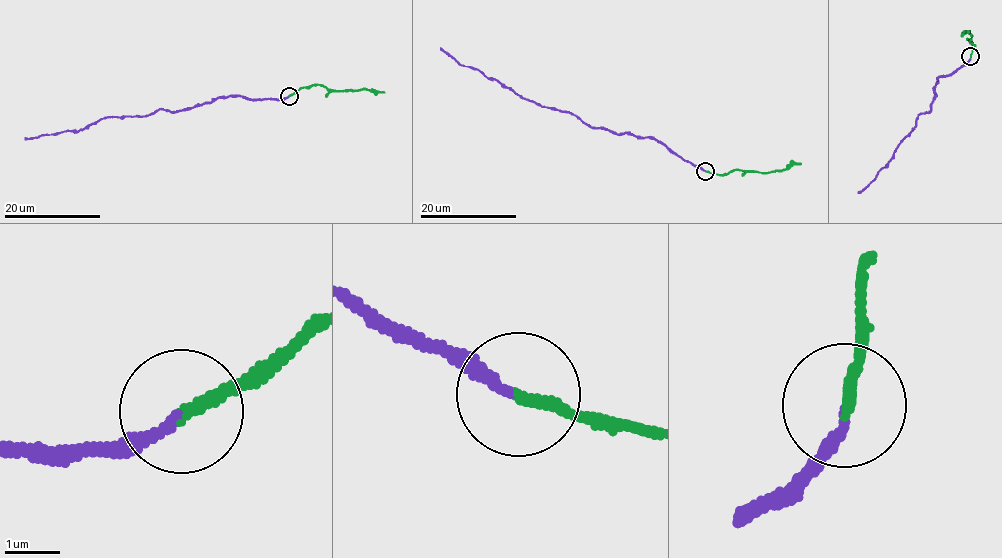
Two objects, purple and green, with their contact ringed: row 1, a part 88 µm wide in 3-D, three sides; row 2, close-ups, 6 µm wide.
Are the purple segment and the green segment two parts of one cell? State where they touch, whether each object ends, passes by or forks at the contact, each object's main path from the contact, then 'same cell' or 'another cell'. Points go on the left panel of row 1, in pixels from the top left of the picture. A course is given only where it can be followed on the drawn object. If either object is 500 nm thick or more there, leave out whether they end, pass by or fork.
at (289, 96); purple ends there; green ends there; purple runs (289, 95), (255, 99), (220, 96), (174, 111), (159, 110), (142, 116), (105, 117), (77, 130), (25, 139); green runs (289, 95), (313, 84), (336, 91), (384, 92); same cell

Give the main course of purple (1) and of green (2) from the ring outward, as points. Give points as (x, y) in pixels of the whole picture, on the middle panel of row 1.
1: (705, 170), (654, 139), (590, 127), (575, 115), (521, 98), (476, 69), (458, 64), (441, 47)
2: (705, 170), (718, 174), (740, 170), (775, 172), (800, 163)

